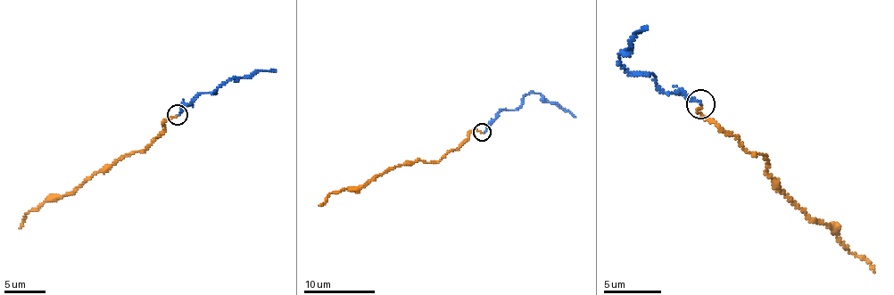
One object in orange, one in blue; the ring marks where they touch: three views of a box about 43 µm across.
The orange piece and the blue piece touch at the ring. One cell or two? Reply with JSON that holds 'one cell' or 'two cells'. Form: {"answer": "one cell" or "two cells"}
{"answer": "one cell"}

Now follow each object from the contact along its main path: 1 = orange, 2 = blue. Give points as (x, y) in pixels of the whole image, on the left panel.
1: (177, 115), (169, 117), (153, 142), (144, 150), (103, 167), (72, 192), (45, 199), (28, 210), (19, 228)
2: (177, 115), (195, 97), (211, 93), (223, 83), (276, 69)

